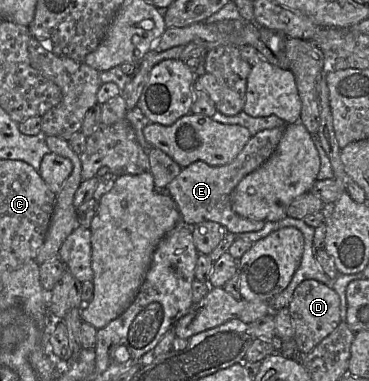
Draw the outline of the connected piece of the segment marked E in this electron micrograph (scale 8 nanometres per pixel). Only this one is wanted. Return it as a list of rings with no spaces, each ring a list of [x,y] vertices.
[[[287,124],[272,129],[266,129],[251,136],[236,158],[222,166],[210,166],[203,161],[196,161],[180,171],[180,173],[167,185],[166,192],[174,199],[181,215],[181,221],[188,226],[203,221],[213,221],[223,225],[229,233],[245,233],[261,230],[265,221],[241,217],[236,214],[231,205],[231,194],[238,183],[249,173],[259,168],[275,151],[285,131]]]

